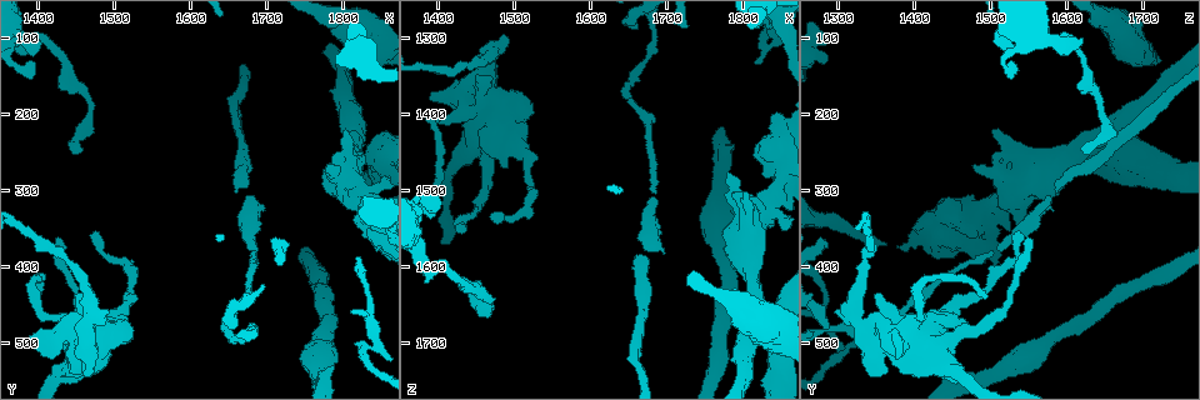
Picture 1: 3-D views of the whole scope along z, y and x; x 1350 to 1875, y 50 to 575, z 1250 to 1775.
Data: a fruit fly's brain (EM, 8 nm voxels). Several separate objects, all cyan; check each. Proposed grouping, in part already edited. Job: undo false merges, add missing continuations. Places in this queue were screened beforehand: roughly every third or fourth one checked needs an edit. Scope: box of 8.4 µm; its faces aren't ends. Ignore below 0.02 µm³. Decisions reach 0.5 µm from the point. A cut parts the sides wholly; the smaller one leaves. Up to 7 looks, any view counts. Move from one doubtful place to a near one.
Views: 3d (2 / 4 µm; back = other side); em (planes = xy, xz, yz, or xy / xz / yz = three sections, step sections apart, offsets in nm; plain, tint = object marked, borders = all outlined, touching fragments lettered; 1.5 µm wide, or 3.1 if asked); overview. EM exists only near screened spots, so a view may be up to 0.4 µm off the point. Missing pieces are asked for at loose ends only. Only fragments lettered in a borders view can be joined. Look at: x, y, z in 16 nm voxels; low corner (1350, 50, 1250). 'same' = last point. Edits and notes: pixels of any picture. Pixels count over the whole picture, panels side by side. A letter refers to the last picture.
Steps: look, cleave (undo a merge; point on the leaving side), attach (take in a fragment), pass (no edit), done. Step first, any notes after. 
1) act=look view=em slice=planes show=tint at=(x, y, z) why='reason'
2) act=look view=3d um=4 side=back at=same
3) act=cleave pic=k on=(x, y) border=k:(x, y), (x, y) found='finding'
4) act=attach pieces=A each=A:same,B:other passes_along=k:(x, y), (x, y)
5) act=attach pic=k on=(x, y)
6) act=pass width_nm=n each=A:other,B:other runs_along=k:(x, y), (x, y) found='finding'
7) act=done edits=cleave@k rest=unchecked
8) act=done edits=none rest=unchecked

act=look view=em slice=planes show=plain at=(1400, 125, 1530) why='sharp bend'

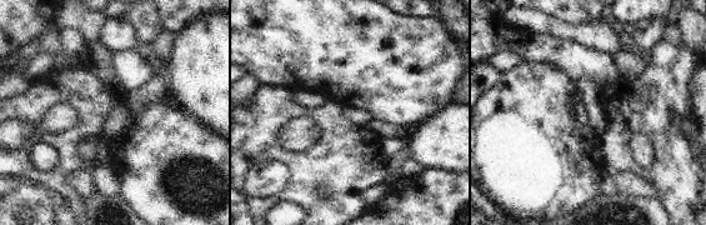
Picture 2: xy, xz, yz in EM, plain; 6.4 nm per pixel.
act=look view=em slice=planes show=borders at=same why='what lies round it'

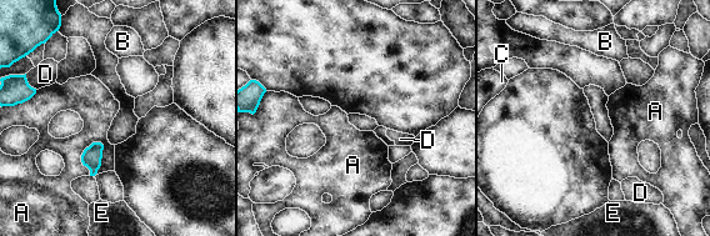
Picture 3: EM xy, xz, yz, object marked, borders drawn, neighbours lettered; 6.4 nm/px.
act=pass longest_contact=A:240nm each=A:other,B:other,C:other,D:other,E:other border=3:(100, 141), (101, 165), (94, 176) found='all the same neuron'

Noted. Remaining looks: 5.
act=look view=3d um=2 at=(1455, 250, 1620) why='an open end'

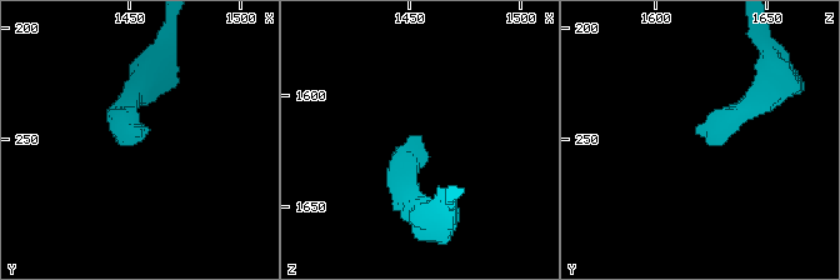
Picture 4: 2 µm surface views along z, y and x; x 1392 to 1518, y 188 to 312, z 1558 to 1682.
act=look view=em slice=planes show=borders at=(1453, 246, 1618)

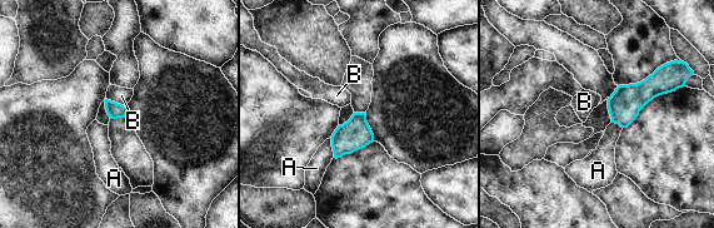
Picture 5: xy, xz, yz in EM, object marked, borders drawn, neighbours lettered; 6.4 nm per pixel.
act=pass longest_contact=B:140nm each=A:other,B:other border=5:(105, 98), (125, 105) found='no lettered fragment goes on from it'

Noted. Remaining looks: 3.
act=look view=em slice=xz step=8 show=borders at=(1805, 220, 1505) why='branch stops here'

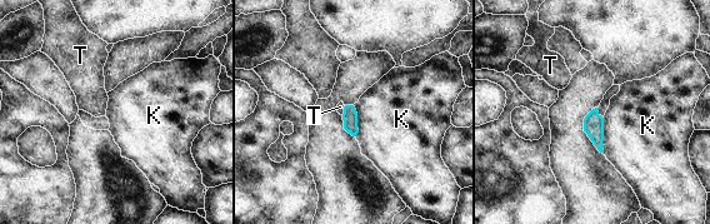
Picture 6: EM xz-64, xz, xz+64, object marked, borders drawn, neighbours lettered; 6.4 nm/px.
act=look view=em slice=planes show=borders at=same why='cut it another way'

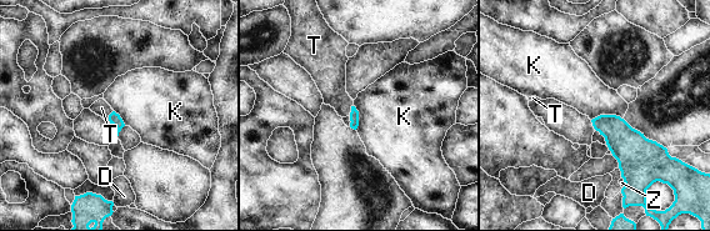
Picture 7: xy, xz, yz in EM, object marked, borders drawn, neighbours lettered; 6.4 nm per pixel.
act=attach pieces=T each=D:other,K:other,T:same,Z:other passes_along=7:(354, 115), (351, 110), (330, 78) found='it goes on there'

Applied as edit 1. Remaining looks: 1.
act=done edits=attach@7 rest=unchecked

